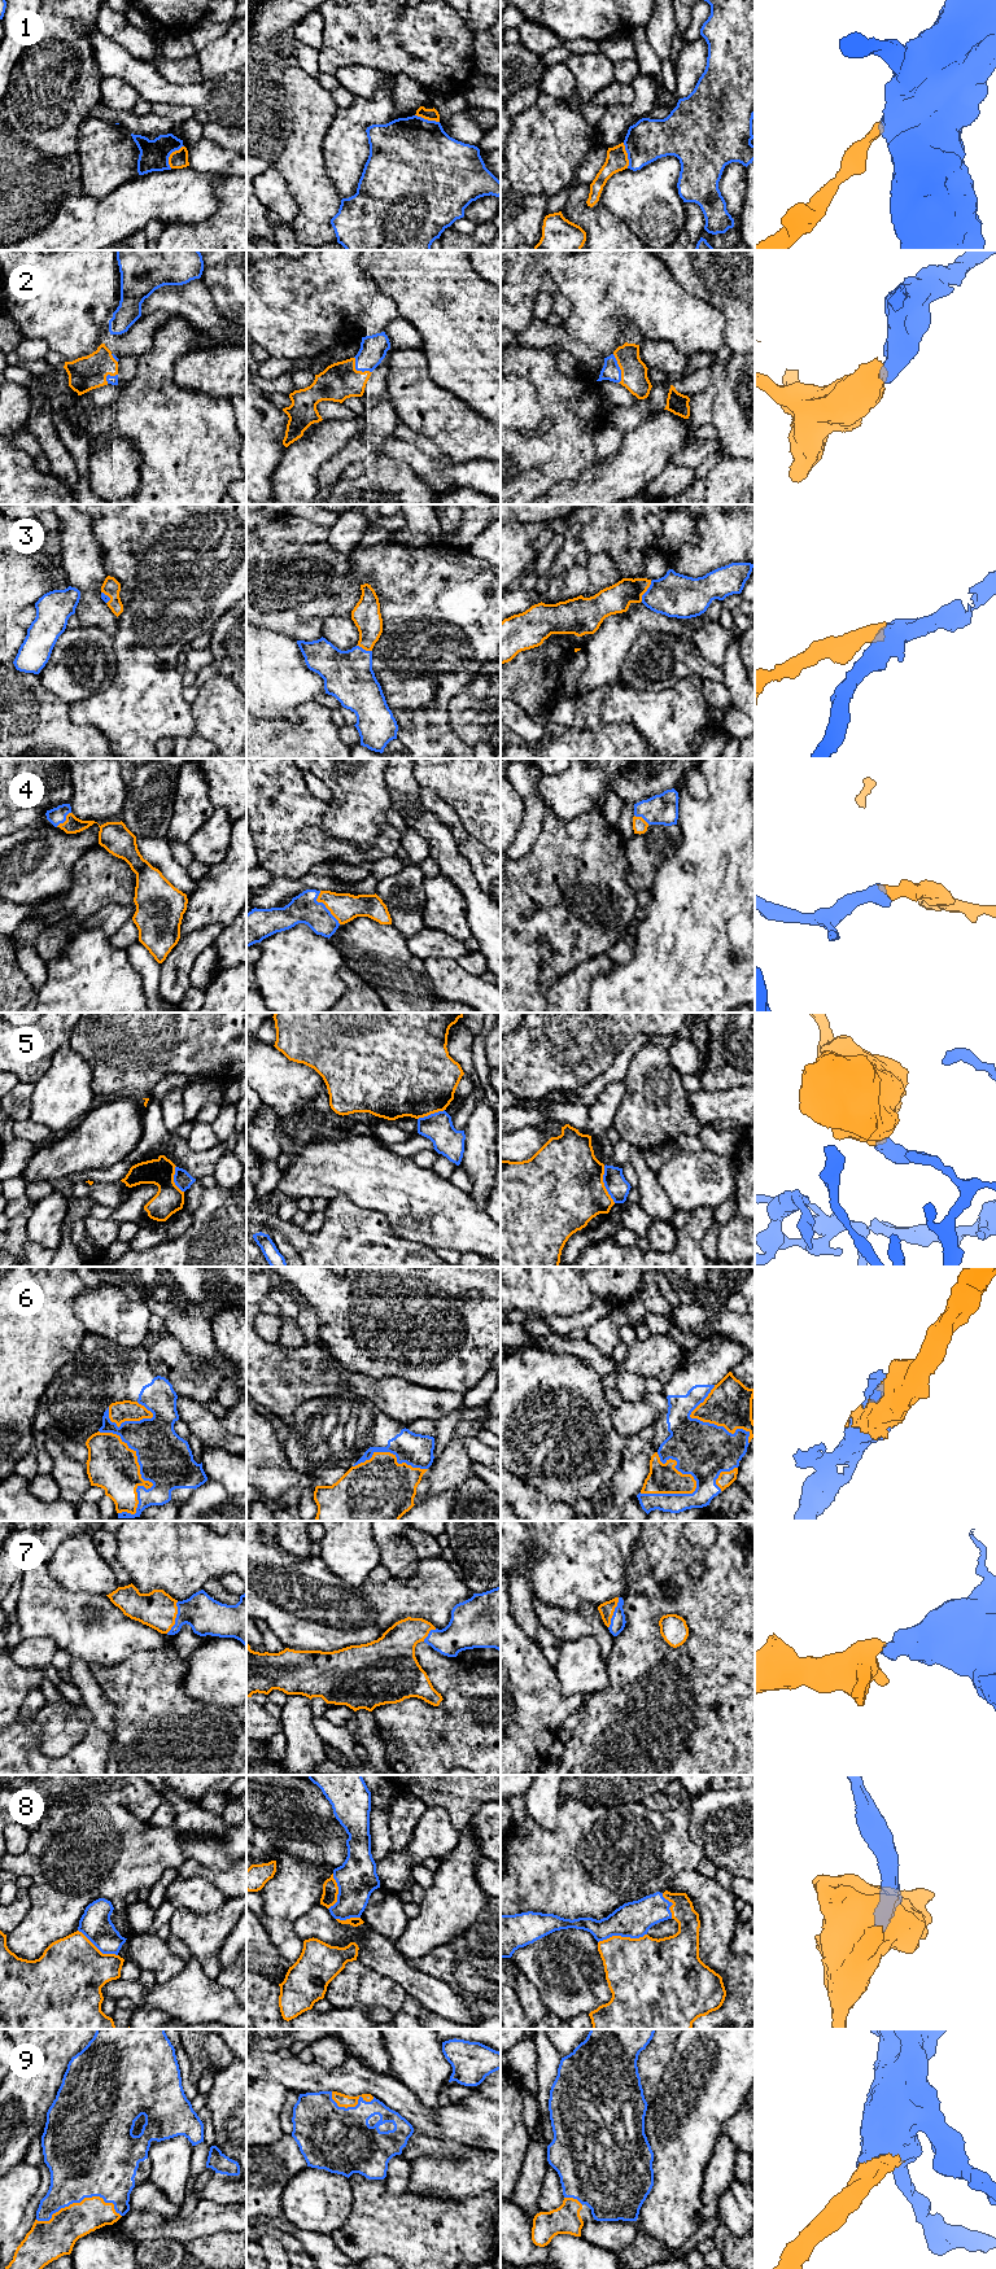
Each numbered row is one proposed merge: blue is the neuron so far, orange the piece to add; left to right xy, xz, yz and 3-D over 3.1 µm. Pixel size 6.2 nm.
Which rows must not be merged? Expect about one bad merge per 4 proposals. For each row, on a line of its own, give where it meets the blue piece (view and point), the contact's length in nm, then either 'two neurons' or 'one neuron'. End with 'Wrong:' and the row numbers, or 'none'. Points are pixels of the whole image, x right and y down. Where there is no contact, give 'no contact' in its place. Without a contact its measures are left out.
1: xy (170, 153) | 170 nm | two neurons
2: yz (619, 368) | 190 nm | one neuron
3: yz (646, 591) | 140 nm | one neuron
4: xz (324, 906) | 240 nm | one neuron
5: yz (604, 1184) | 240 nm | two neurons
6: xy (140, 1473) | 550 nm | one neuron
7: xy (177, 1617) | 220 nm | one neuron
8: yz (621, 1936) | 300 nm | one neuron
9: xy (79, 2202) | 550 nm | one neuron
Wrong: 1, 5

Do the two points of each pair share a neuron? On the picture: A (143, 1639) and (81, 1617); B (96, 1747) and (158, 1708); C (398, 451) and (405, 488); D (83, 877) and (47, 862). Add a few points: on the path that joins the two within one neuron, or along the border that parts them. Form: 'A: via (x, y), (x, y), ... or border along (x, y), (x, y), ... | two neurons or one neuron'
A: via (127, 1636), (105, 1636), (96, 1631) | one neuron
B: border along (112, 1738), (106, 1761) | two neurons
C: border along (376, 453), (402, 460), (423, 480) | two neurons
D: border along (90, 848), (73, 866), (71, 884), (59, 893) | two neurons

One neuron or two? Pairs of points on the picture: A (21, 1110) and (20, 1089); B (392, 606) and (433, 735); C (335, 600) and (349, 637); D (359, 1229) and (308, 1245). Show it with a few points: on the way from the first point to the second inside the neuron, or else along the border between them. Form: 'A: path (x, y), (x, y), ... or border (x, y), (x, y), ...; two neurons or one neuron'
A: path (20, 1105), (20, 1094); one neuron
B: path (424, 638), (459, 672), (438, 694), (436, 703); one neuron
C: border (350, 616), (330, 616), (324, 621), (320, 634); two neurons
D: path (346, 1242), (344, 1245), (320, 1245); one neuron

